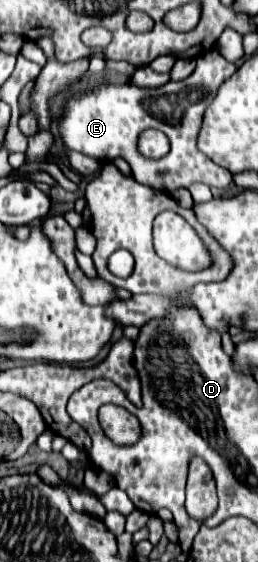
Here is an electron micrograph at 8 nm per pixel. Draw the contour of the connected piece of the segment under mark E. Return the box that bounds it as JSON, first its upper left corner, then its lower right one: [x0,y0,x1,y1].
[59,50,237,194]

